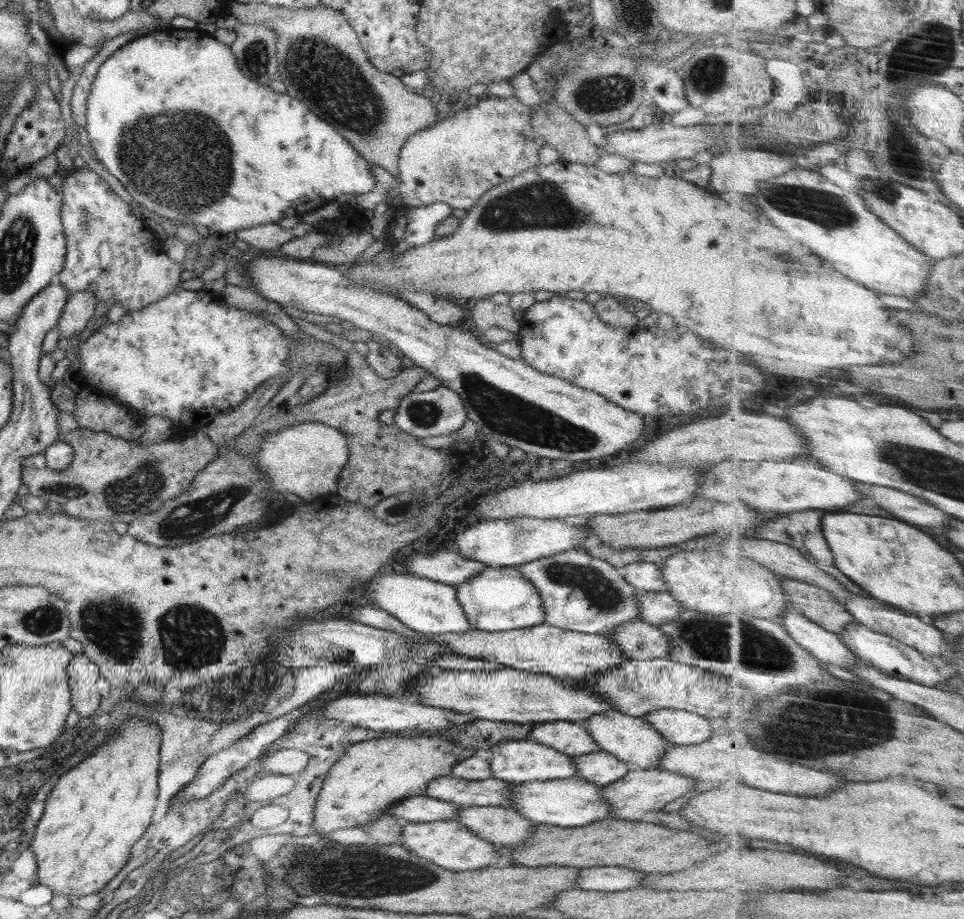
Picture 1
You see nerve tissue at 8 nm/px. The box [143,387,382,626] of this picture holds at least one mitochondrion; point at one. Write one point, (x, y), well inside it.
(188, 520)

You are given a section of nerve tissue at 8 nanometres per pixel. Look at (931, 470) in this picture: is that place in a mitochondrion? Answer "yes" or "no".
yes

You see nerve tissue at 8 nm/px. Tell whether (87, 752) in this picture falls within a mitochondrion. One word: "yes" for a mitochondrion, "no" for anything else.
no

